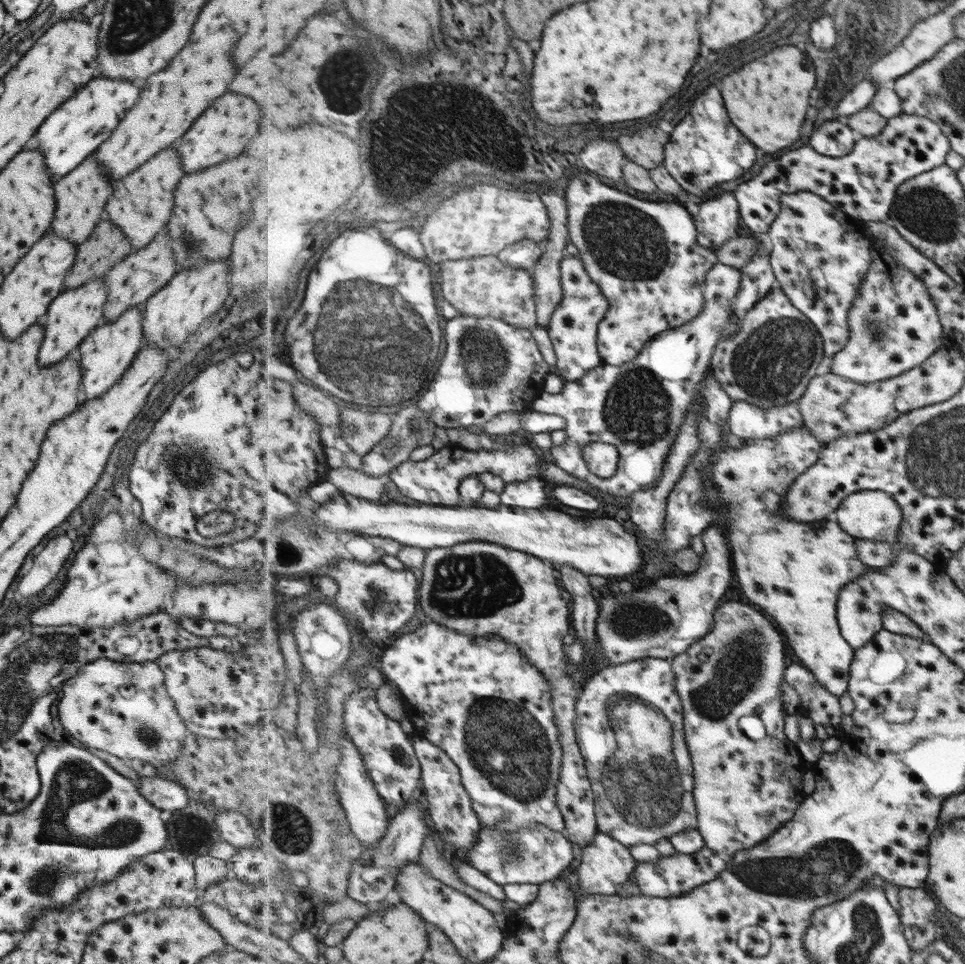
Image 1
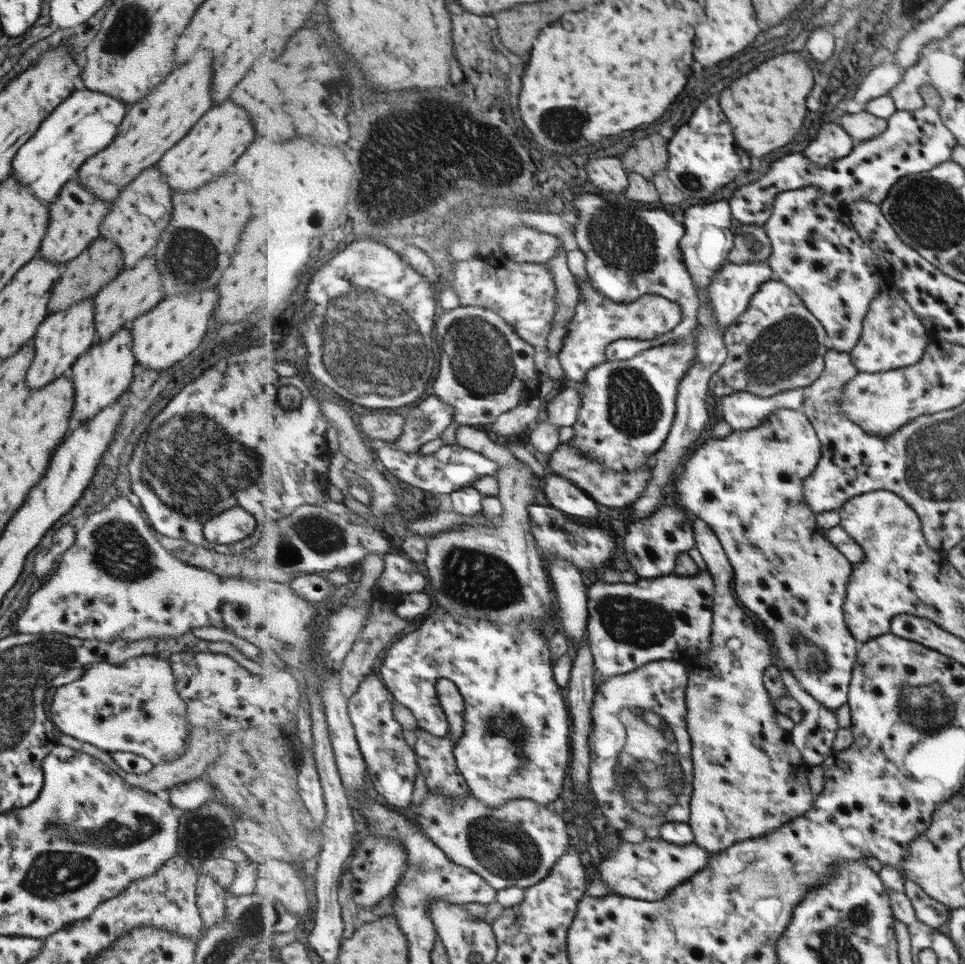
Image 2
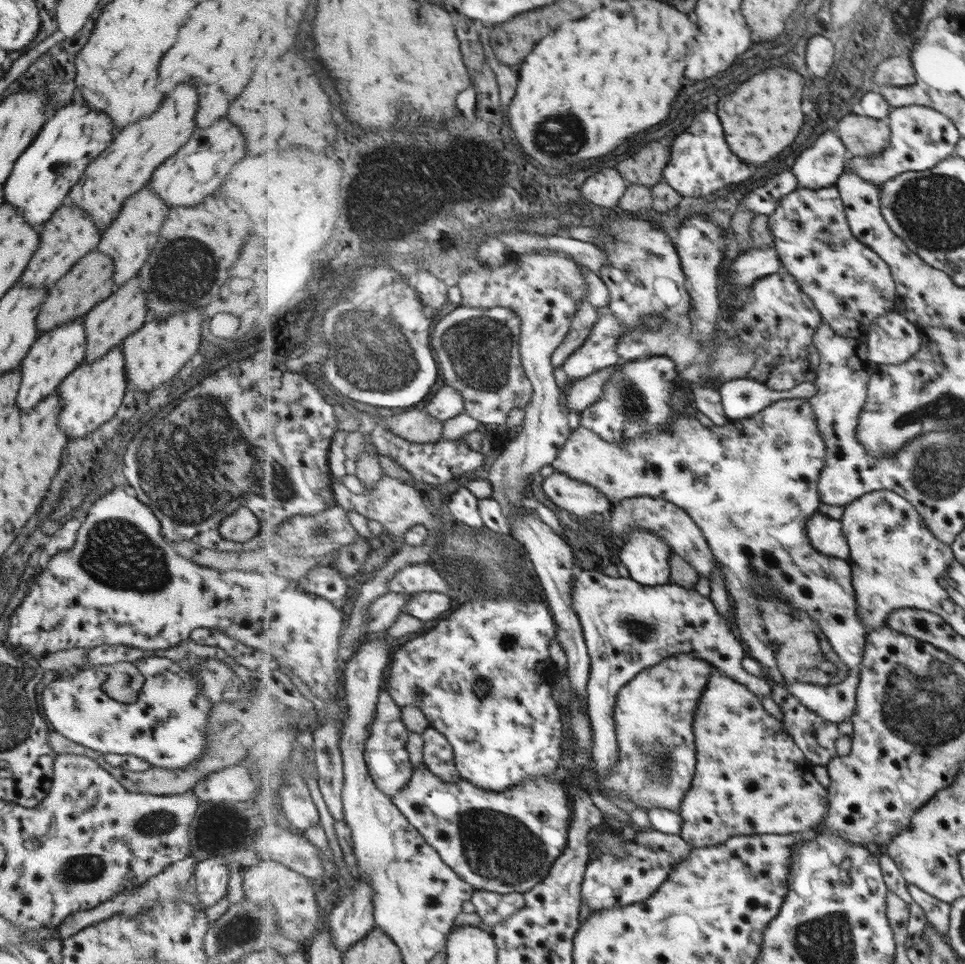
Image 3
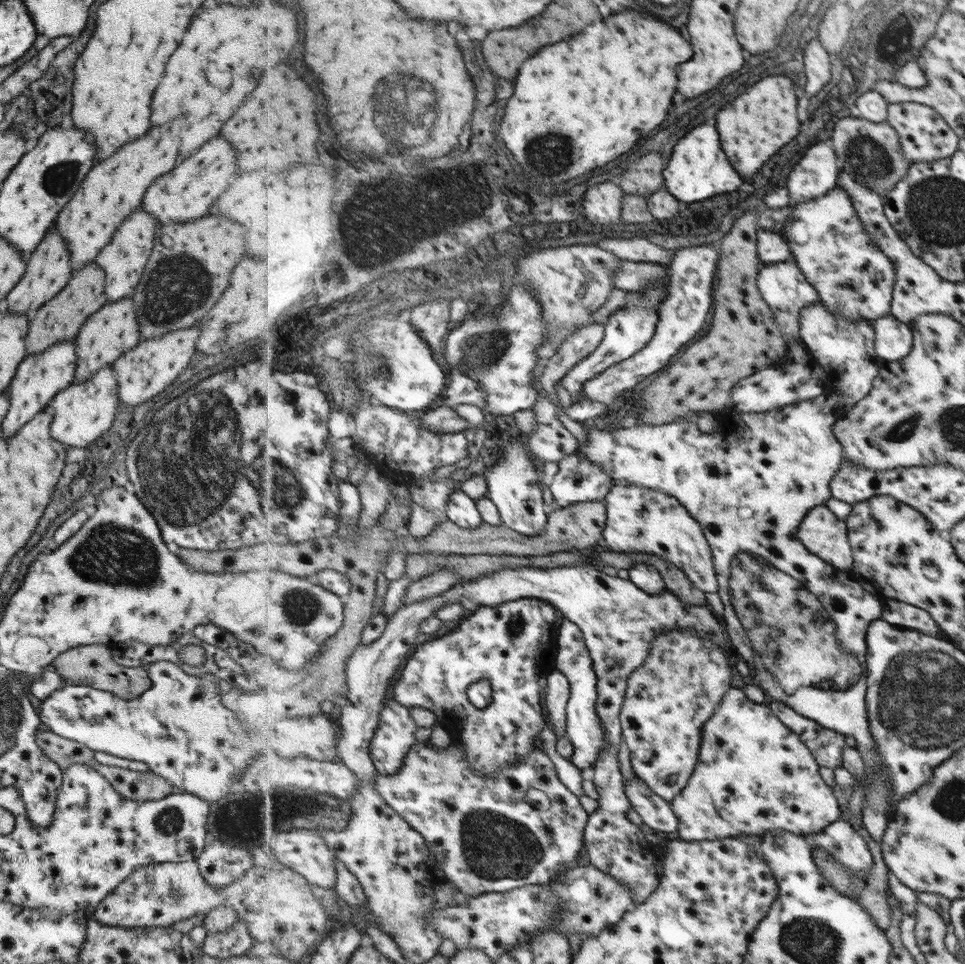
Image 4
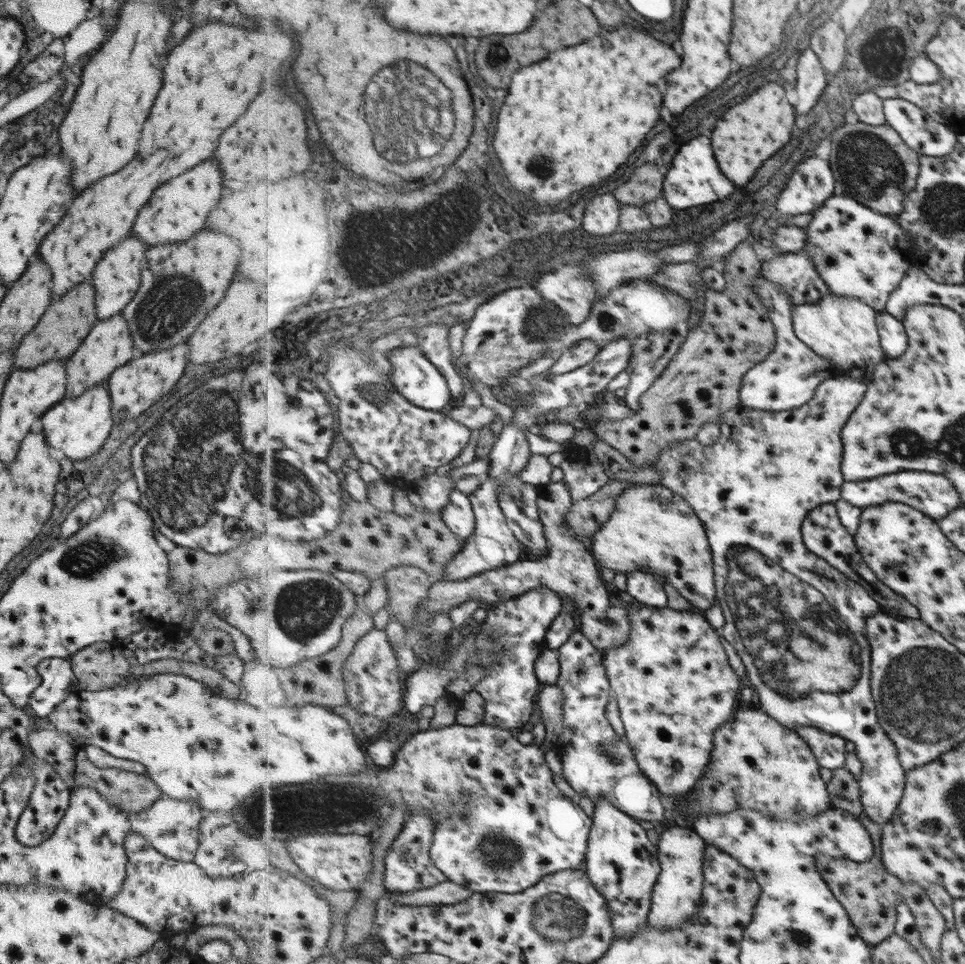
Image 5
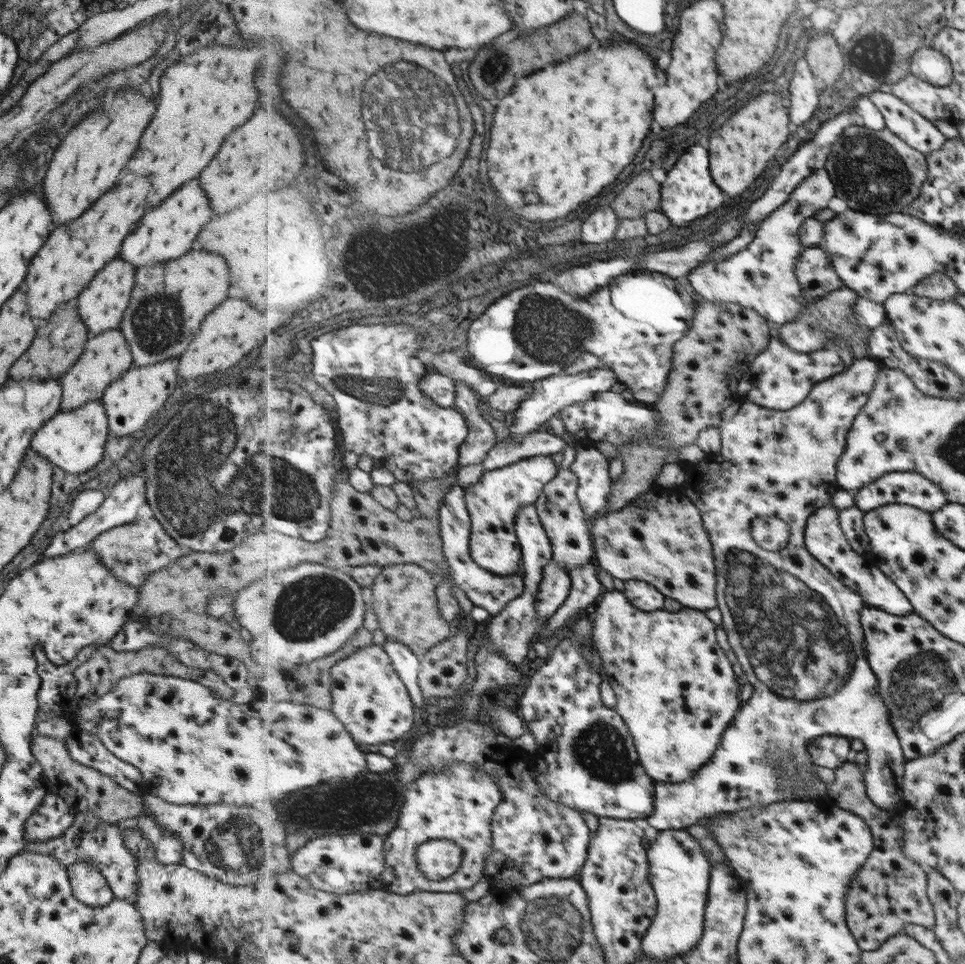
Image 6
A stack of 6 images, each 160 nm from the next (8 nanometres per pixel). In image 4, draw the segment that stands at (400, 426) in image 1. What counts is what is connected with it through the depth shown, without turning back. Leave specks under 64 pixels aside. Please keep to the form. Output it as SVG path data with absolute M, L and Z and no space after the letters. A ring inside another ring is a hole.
M453 368L450 385L442 398L444 406L455 407L459 404L472 404L480 409L486 407L486 394L480 384L462 370Z

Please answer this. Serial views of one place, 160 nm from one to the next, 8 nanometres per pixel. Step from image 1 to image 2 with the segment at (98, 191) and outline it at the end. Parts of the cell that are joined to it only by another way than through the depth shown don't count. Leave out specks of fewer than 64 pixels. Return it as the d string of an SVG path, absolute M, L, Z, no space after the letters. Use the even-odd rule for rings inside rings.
M76 176L67 180L58 194L59 196L55 196L55 200L48 205L47 228L36 256L61 265L81 254L91 241L98 238L99 223L109 208L81 188L77 184Z

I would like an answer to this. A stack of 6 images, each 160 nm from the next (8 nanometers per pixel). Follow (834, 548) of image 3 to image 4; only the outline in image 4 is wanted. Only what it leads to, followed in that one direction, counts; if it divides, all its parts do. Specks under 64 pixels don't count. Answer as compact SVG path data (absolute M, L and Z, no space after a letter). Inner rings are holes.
M826 504L811 509L802 520L798 537L823 560L847 571L854 565L846 521L841 520Z

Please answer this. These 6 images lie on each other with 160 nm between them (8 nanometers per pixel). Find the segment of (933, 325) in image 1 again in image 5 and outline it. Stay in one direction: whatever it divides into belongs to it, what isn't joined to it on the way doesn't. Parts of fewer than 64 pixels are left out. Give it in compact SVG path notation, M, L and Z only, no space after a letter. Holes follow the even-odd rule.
M879 312L876 321L887 358L902 357L910 346L910 338L903 321L886 312Z

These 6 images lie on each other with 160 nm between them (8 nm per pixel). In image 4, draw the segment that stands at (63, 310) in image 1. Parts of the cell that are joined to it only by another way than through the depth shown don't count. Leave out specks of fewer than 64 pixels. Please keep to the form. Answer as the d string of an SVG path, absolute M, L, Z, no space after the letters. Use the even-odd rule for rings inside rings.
M73 340L56 342L48 346L42 353L26 354L23 357L6 388L9 390L9 410L3 418L3 436L15 434L15 430L19 430L19 426L23 426L39 411L47 409L53 396L73 382L75 361L76 344Z

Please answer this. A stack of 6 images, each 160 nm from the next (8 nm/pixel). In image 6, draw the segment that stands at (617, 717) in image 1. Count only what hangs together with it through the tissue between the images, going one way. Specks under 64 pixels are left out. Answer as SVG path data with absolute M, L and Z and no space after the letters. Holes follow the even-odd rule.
M606 591L596 604L594 630L591 637L594 642L597 642L596 648L599 655L601 655L601 659L603 659L603 665L605 665L605 680L611 684L617 696L618 705L615 709L630 729L643 768L645 768L647 774L651 775L652 779L659 782L681 783L695 778L698 771L715 756L724 733L731 727L739 713L739 708L741 709L744 703L741 699L743 685L739 683L738 674L734 672L734 667L727 656L727 652L719 644L716 624L707 616L706 611L689 607L685 607L679 612L665 609L653 612L641 610L630 601L630 598L626 597L624 591Z

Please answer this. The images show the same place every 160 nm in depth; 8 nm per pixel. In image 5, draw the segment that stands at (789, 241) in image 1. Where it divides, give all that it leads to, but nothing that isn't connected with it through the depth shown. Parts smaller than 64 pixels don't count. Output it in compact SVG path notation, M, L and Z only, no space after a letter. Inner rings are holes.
M831 196L822 208L813 213L812 221L806 228L809 242L805 251L810 255L822 279L830 286L832 294L855 297L877 312L885 312L890 296L898 289L904 276L911 268L907 252L911 250L911 238L907 231L893 218L871 210L851 196Z

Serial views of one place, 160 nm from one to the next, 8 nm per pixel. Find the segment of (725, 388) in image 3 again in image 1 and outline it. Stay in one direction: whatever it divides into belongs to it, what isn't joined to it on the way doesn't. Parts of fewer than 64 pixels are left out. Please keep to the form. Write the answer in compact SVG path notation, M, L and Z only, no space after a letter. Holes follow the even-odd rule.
M734 402L728 421L730 432L744 440L747 438L774 438L804 425L804 416L798 402L785 406L763 408L750 402Z

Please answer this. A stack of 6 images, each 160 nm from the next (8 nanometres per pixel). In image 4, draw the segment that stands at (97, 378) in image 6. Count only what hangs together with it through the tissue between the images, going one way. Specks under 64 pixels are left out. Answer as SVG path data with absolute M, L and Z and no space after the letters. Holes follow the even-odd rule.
M131 296L116 301L108 302L93 314L90 314L73 338L76 344L74 380L77 382L89 379L99 368L111 365L122 352L133 348L141 339Z

